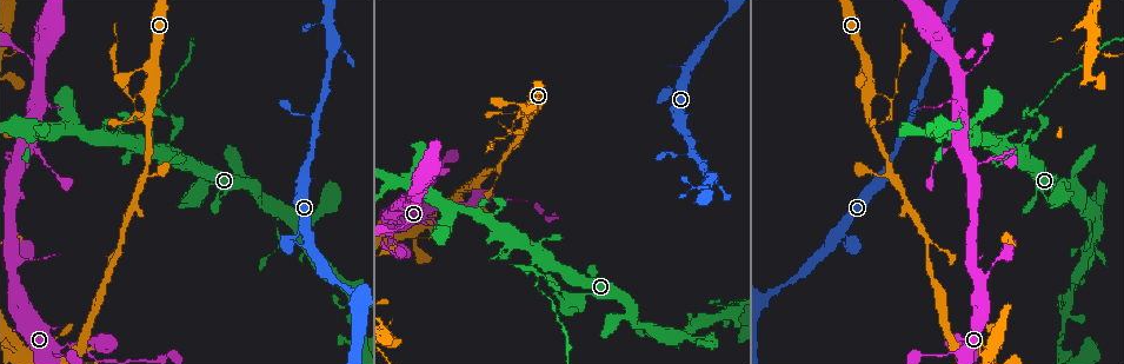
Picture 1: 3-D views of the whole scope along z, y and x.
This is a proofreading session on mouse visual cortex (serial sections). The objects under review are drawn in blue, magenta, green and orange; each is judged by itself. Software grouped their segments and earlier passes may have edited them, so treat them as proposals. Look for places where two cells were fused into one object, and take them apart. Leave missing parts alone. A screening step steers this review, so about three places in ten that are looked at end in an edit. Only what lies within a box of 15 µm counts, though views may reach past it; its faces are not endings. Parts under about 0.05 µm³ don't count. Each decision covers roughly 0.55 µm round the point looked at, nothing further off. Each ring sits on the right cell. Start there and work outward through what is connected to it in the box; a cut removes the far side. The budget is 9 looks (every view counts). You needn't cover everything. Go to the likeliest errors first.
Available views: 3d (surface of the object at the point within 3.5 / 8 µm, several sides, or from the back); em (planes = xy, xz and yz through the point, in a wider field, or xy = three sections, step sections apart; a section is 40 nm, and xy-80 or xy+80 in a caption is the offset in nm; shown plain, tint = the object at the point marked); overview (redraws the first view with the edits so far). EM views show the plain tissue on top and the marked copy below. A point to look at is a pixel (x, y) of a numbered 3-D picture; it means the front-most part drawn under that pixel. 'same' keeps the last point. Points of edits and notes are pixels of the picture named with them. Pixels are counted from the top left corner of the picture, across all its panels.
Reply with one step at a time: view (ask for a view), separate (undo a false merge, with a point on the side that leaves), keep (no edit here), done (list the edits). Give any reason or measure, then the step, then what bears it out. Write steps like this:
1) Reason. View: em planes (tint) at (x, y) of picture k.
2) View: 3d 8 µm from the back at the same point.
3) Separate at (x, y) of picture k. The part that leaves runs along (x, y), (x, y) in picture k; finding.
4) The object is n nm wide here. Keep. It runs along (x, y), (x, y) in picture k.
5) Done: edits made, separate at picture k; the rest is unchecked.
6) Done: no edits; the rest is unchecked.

Thick turns thin. View: 3d 3.5 µm at (883, 95) of picture 1.

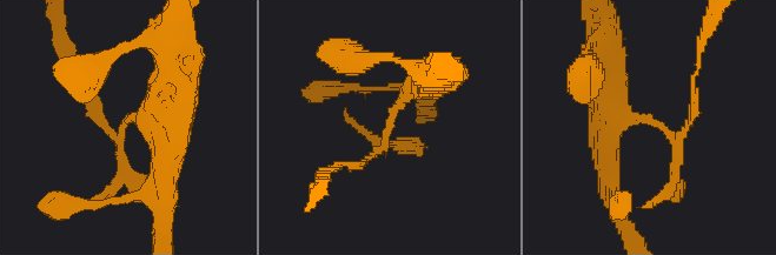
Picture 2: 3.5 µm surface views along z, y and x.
Shape alone is not enough. View: em planes (tint) at (654, 122) of picture 2.

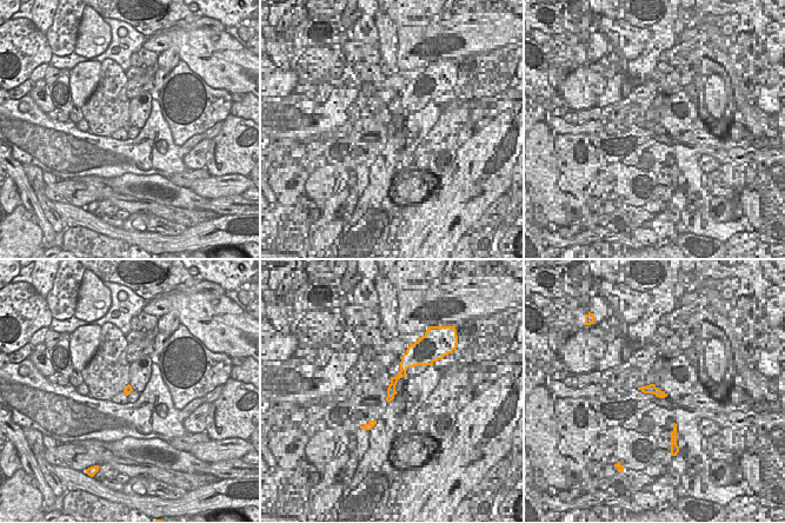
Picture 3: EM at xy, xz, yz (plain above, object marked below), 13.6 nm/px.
Separate at (695, 109) of picture 2. The part that leaves runs along (676, 135), (694, 109), (701, 41) in picture 2; a second cell is stuck on.

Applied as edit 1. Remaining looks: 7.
View: overview.

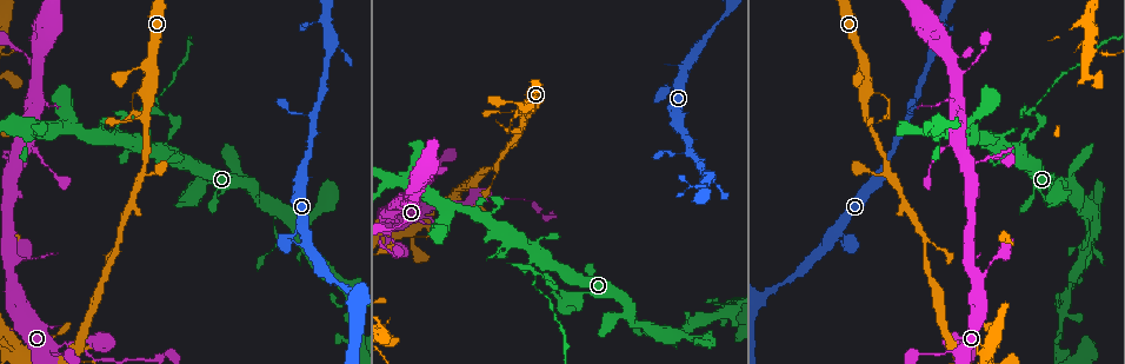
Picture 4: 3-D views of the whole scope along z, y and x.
Thin neck. View: 3d 3.5 µm at (392, 243) of picture 4.

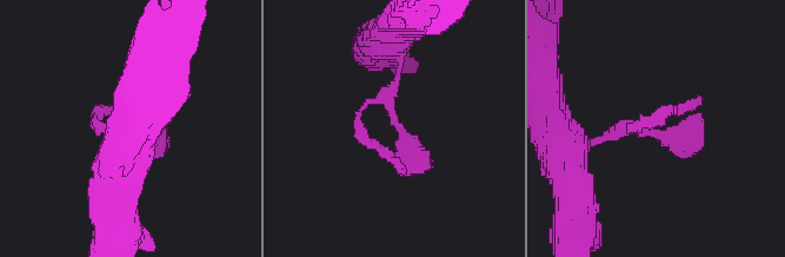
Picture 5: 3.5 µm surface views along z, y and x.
Need the tissue. View: em xy step 3 (tint) at (397, 129) of picture 5.

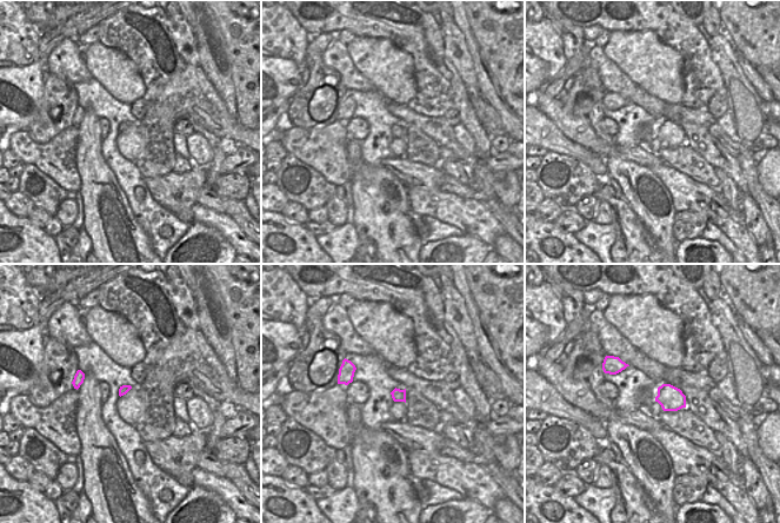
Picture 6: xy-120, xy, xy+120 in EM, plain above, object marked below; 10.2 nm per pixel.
Keep. One cell here.

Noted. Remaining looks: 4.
View: 3d 3.5 µm at (885, 167) of picture 4.

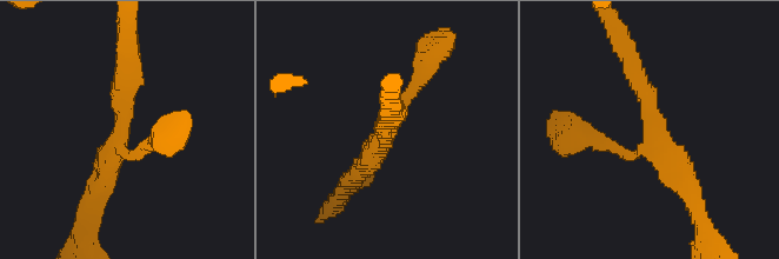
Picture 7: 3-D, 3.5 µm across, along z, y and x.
3 arms meet here; the arms are 150, 300, 300 nm wide; need the tissue. View: em planes (tint) at (124, 133) of picture 7.

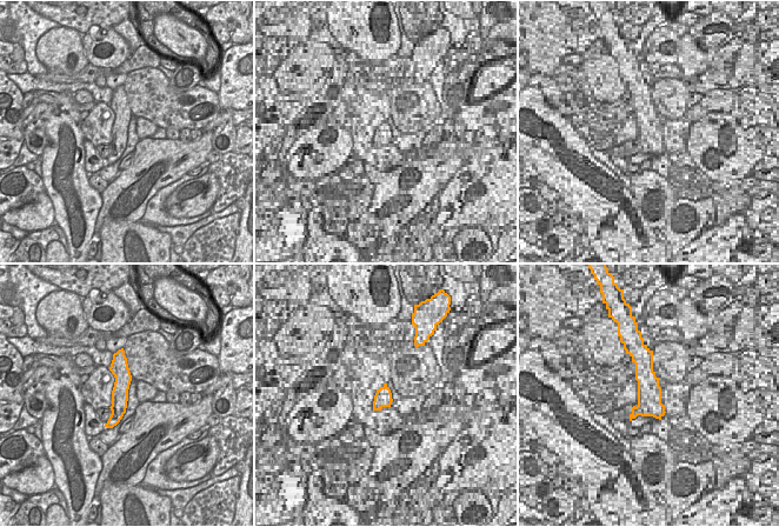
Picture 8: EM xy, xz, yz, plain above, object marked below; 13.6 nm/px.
Keep. It runs along (630, 58), (659, 144), (692, 194) in picture 7; all the same cell.

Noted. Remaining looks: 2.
A fork. View: 3d 3.5 µm at (927, 239) of picture 4.

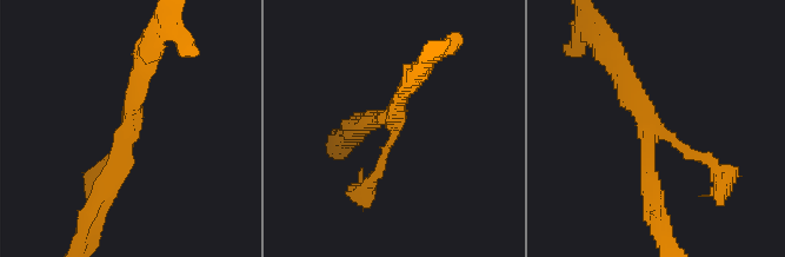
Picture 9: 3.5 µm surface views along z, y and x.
Shape alone is not enough. View: em xy step 5 (tint) at (395, 119) of picture 9.

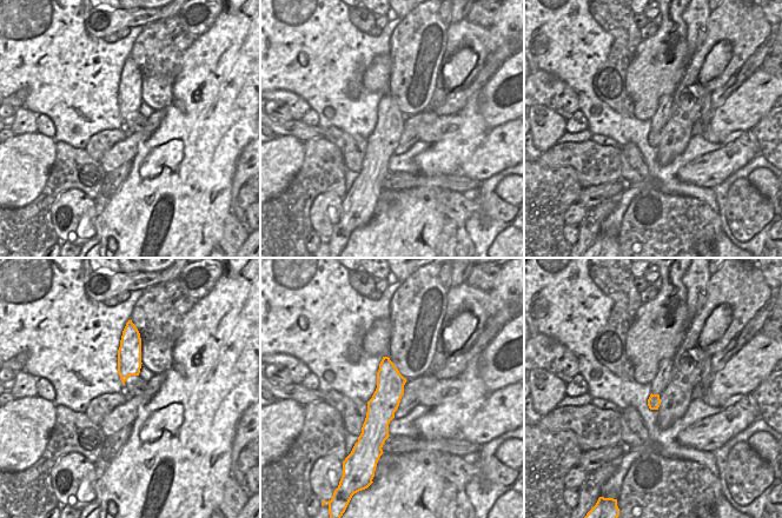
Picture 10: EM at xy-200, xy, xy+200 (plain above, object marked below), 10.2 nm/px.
Keep. It runs along (145, 61), (127, 138), (101, 196) in picture 9; all the same cell.

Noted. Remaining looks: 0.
Done: edits made, separate at picture 2; the rest is unchecked.

